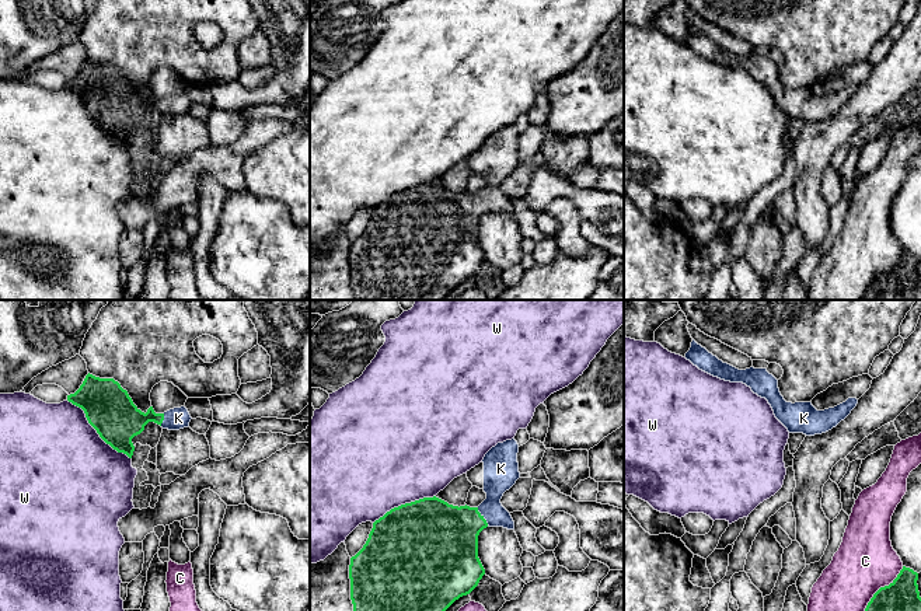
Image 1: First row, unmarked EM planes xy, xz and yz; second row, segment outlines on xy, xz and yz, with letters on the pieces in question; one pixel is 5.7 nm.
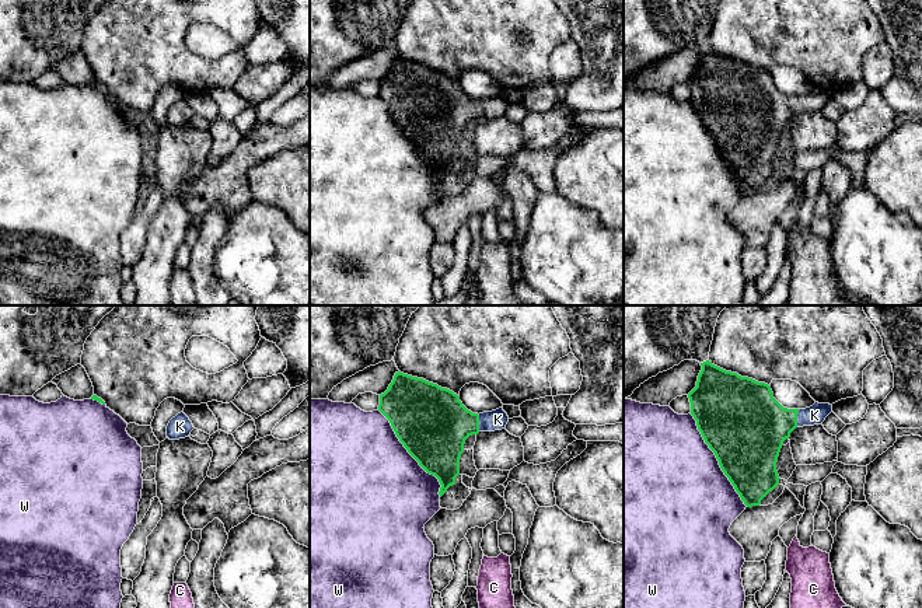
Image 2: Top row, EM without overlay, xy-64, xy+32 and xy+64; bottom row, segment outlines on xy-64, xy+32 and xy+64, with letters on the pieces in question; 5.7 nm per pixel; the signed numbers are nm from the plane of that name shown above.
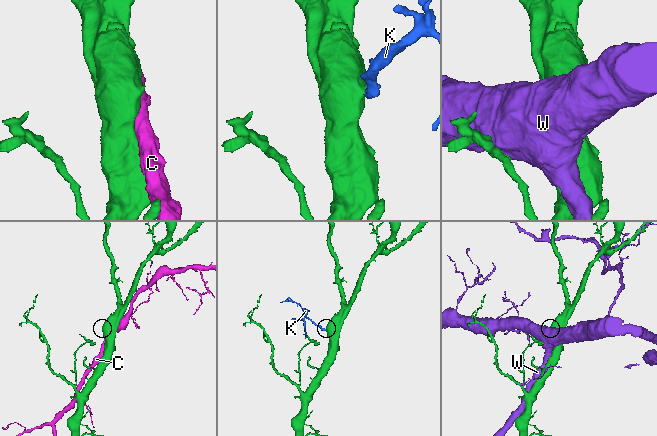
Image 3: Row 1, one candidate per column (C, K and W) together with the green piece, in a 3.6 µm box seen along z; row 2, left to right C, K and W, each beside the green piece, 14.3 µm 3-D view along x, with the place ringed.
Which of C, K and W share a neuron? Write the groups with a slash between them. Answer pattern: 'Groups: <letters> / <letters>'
Groups: C / K / W

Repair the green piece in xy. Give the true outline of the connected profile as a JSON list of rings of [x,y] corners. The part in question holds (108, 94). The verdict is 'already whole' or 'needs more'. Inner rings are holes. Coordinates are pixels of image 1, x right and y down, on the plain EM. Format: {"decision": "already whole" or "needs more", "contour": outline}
{"decision": "needs more", "contour": [[[87,60],[80,74],[67,81],[67,87],[81,94],[88,109],[100,123],[118,139],[132,144],[132,125],[144,116],[149,108],[163,115],[179,116],[189,112],[191,101],[185,92],[156,99],[153,92],[142,98],[128,77],[114,64],[100,64]]]}

